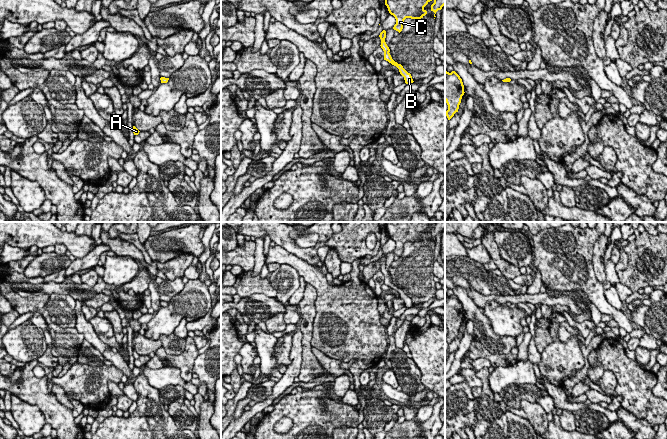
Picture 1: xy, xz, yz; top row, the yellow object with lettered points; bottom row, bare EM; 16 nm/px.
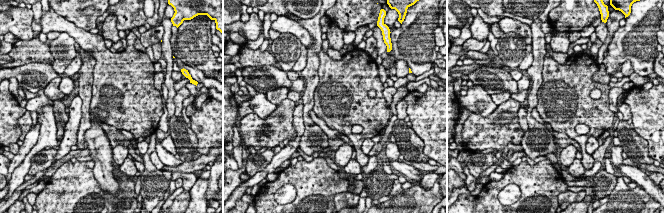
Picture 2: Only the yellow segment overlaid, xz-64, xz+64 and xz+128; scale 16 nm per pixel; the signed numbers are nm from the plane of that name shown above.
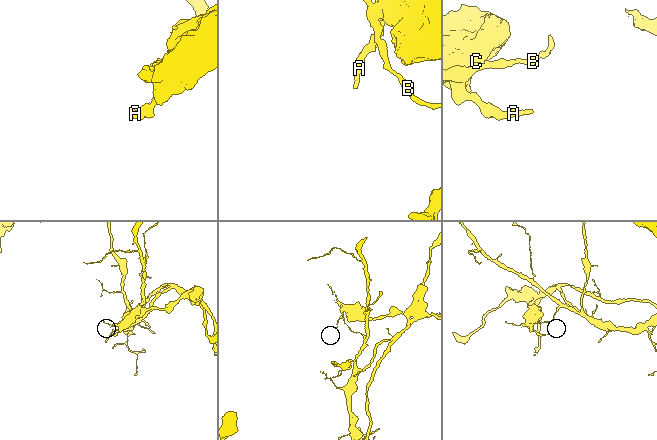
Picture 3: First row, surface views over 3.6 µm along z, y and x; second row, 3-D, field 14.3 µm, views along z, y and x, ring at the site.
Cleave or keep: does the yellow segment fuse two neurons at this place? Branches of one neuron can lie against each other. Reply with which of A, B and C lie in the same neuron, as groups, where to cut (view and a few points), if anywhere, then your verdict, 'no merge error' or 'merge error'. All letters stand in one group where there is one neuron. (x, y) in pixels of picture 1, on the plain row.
A C / B | xz (391, 283), (394, 289) | merge error

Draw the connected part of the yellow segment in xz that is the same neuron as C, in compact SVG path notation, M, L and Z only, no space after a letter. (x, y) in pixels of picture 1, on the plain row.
M386 222L385 229L396 243L393 253L400 257L406 242L423 242L427 238L424 231L432 224L434 227L431 229L431 235L436 238L445 229L445 222Z

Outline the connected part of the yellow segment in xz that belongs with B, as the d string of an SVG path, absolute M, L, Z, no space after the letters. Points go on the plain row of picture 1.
M395 286L395 289L398 293L400 298L404 301L405 307L406 308L411 308L413 307L413 303L410 297L408 297L401 288L398 288L397 286Z

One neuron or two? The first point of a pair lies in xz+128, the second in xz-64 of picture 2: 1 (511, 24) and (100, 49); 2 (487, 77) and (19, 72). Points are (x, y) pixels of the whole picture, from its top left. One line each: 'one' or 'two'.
1: one
2: one

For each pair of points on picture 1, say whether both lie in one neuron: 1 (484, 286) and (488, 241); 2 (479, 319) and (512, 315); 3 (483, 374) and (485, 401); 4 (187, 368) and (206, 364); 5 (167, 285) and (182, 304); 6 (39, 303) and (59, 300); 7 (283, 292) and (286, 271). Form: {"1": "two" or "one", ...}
{"1": "two", "2": "two", "3": "one", "4": "two", "5": "two", "6": "two", "7": "one"}

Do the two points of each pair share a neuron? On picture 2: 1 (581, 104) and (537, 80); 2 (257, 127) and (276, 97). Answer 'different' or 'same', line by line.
1: different
2: different

